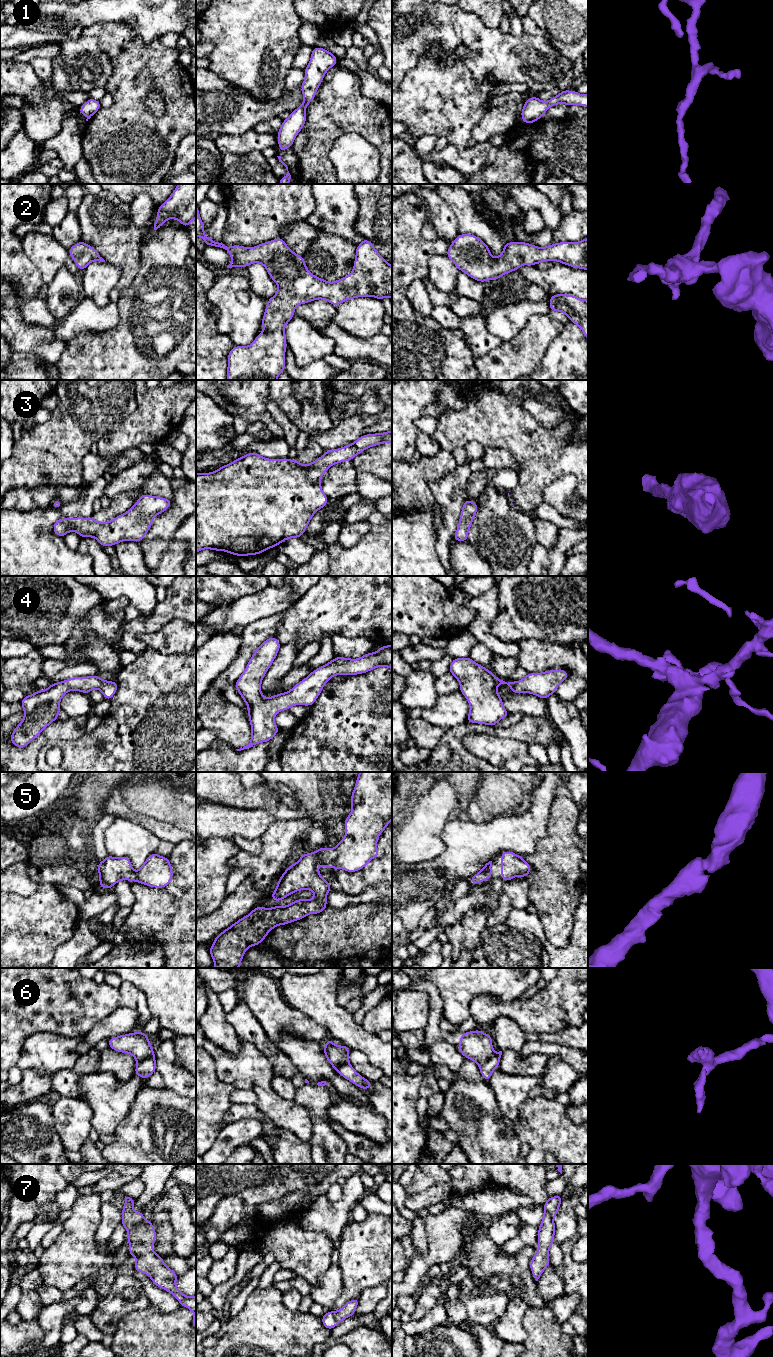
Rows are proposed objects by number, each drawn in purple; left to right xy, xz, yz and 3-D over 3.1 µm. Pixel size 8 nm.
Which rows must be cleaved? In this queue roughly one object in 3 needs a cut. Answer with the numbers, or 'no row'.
6

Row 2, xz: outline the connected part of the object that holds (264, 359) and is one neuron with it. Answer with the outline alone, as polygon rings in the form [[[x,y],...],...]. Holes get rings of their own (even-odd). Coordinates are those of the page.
[[[196,205],[196,237],[201,237],[205,246],[225,249],[232,257],[232,261],[227,268],[246,268],[250,264],[260,263],[278,286],[276,294],[267,300],[264,316],[261,320],[264,330],[256,336],[251,345],[235,345],[229,352],[226,380],[277,380],[278,376],[285,371],[285,351],[287,349],[285,327],[295,316],[294,309],[300,304],[323,299],[336,307],[344,301],[357,297],[369,296],[382,300],[388,296],[392,299],[392,266],[366,238],[355,249],[353,271],[339,280],[328,282],[313,275],[305,265],[304,256],[294,253],[282,237],[277,237],[251,248],[241,245],[227,247],[222,242],[215,242],[206,236],[204,229],[205,225],[201,220],[198,205]]]

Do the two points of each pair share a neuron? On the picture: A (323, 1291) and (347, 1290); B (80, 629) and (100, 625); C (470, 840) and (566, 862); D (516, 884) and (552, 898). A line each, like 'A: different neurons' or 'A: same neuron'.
A: different neurons
B: same neuron
C: different neurons
D: different neurons

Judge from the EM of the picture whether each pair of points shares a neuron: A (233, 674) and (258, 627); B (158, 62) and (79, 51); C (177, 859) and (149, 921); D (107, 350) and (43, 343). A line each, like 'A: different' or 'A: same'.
A: same
B: different
C: same
D: different

